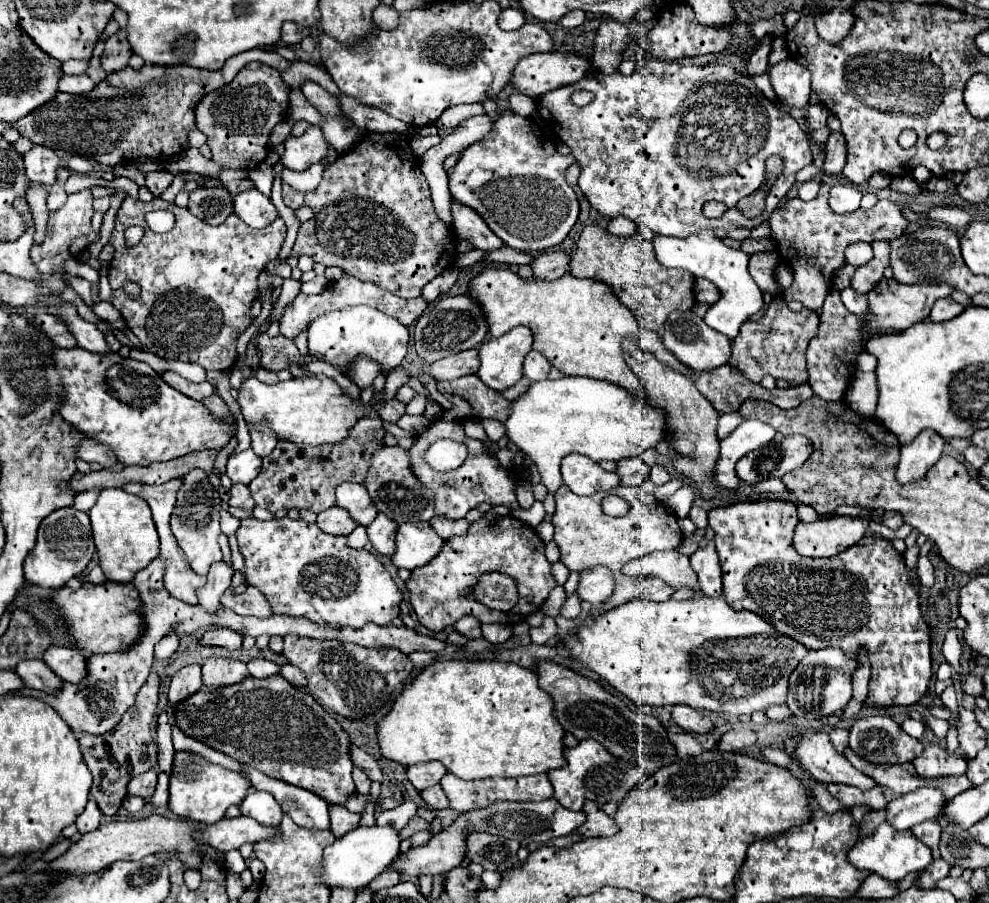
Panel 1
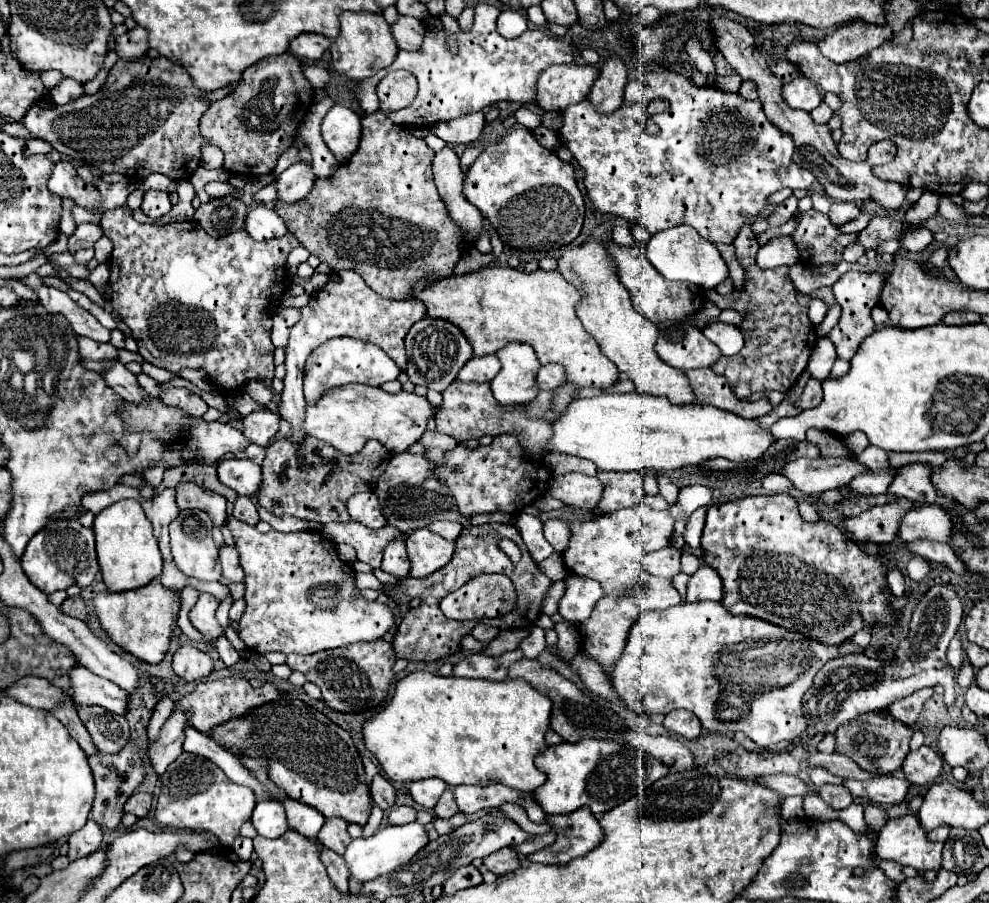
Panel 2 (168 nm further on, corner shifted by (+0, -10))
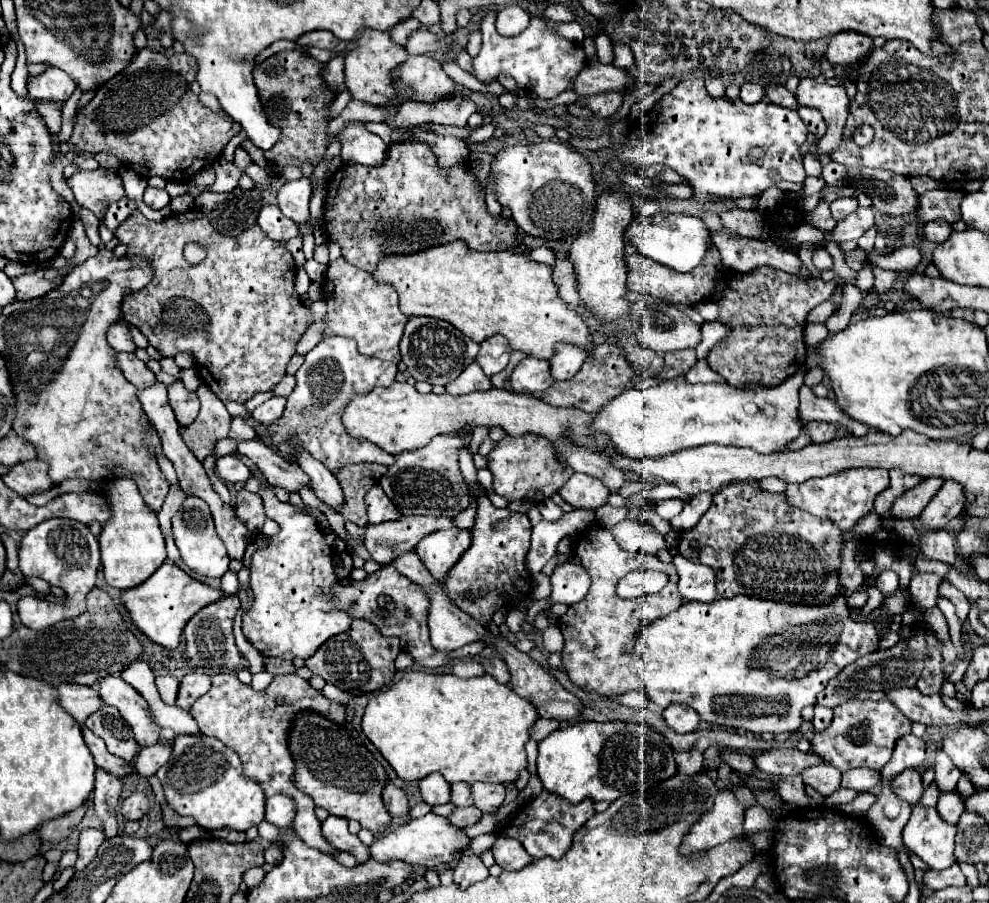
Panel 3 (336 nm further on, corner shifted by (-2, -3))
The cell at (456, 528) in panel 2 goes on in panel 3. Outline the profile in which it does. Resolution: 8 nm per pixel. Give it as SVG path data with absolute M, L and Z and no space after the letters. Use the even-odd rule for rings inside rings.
M408 515L398 521L386 521L380 525L366 527L366 549L374 557L376 563L388 565L396 555L404 555L404 551L414 551L420 539L426 535L450 529L454 523L448 517L418 517Z

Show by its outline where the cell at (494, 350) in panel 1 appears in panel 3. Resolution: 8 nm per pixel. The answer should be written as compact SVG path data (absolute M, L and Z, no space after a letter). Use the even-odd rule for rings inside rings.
M528 357L520 361L510 377L514 391L530 391L534 395L546 391L554 383L550 375L550 363L536 357Z

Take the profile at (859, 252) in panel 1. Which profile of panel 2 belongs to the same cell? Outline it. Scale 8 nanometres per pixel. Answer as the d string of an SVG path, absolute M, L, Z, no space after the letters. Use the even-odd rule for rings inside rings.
M856 242L856 244L850 244L850 248L846 248L846 250L844 250L844 260L846 260L846 262L850 262L850 264L854 264L854 262L858 262L864 254L866 254L864 246Z

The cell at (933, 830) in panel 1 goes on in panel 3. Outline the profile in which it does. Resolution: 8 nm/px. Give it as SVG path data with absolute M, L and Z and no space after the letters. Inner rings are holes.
M942 791L938 797L938 805L936 805L940 817L952 825L958 823L958 817L964 811L964 797L960 791Z

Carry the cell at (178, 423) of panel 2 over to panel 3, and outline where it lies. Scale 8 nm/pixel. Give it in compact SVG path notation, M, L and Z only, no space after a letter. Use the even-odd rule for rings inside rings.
M252 439L252 441L240 441L238 443L238 453L250 457L260 473L266 477L266 481L274 487L280 487L288 493L298 493L304 487L310 487L308 475L296 465L280 457L278 453L270 451L262 441Z

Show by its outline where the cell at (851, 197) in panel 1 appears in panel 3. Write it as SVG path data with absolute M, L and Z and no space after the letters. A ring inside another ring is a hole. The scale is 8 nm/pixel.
M850 197L850 199L836 199L836 201L830 203L830 209L832 209L834 221L842 221L842 219L846 219L848 215L852 215L858 209L858 201L854 197Z

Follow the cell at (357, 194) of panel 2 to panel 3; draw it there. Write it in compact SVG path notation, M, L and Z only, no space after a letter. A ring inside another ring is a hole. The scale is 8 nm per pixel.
M404 141L390 145L388 159L378 167L364 165L342 165L328 181L328 197L324 211L324 227L330 241L342 247L342 257L346 257L354 267L372 273L382 257L382 253L414 253L434 245L450 243L462 239L470 249L476 251L512 251L518 247L516 233L518 227L514 219L504 219L502 215L490 215L484 191L480 189L472 167L460 163L448 173L436 163L436 155L422 141Z

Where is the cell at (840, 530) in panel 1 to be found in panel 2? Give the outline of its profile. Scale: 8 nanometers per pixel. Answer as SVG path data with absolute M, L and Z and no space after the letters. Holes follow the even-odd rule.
M906 498L896 500L886 506L874 506L854 518L844 520L844 530L858 538L860 542L876 542L876 544L890 544L896 538L896 530L900 518L912 508L914 504Z

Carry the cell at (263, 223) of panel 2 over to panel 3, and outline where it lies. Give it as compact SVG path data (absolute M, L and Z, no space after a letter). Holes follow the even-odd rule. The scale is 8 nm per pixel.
M264 205L258 215L260 229L274 241L288 241L292 237L298 237L298 225L284 217L278 205Z

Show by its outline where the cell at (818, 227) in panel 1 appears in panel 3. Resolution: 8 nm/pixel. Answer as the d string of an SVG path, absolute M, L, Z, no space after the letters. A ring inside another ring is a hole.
M938 219L938 221L930 221L926 223L926 233L924 233L924 239L930 241L930 243L944 243L952 233L952 225L944 219Z

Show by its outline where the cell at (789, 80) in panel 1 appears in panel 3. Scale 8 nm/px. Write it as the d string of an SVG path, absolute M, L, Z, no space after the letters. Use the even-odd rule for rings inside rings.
M800 79L798 85L798 101L802 105L814 107L822 113L828 131L819 140L819 152L831 156L842 141L842 129L848 117L848 95L842 85L832 87L828 83L816 79Z

